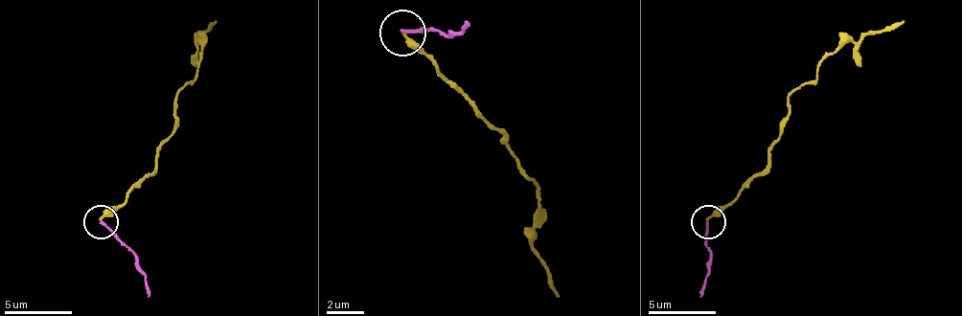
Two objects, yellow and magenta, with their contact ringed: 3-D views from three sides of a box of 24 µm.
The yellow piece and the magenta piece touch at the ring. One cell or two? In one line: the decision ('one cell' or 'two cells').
two cells

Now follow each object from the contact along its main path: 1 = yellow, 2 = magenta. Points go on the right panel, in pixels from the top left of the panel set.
1: (707, 220), (765, 167), (768, 149), (786, 125), (789, 98), (816, 78), (816, 67), (867, 33), (904, 20)
2: (707, 220), (710, 259), (700, 296)

